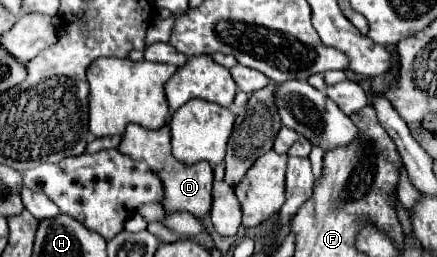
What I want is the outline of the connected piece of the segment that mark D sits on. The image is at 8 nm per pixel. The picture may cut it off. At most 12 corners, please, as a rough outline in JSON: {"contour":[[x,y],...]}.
{"contour":[[129,124],[119,152],[161,178],[167,212],[203,218],[211,166],[173,160],[167,124]]}

